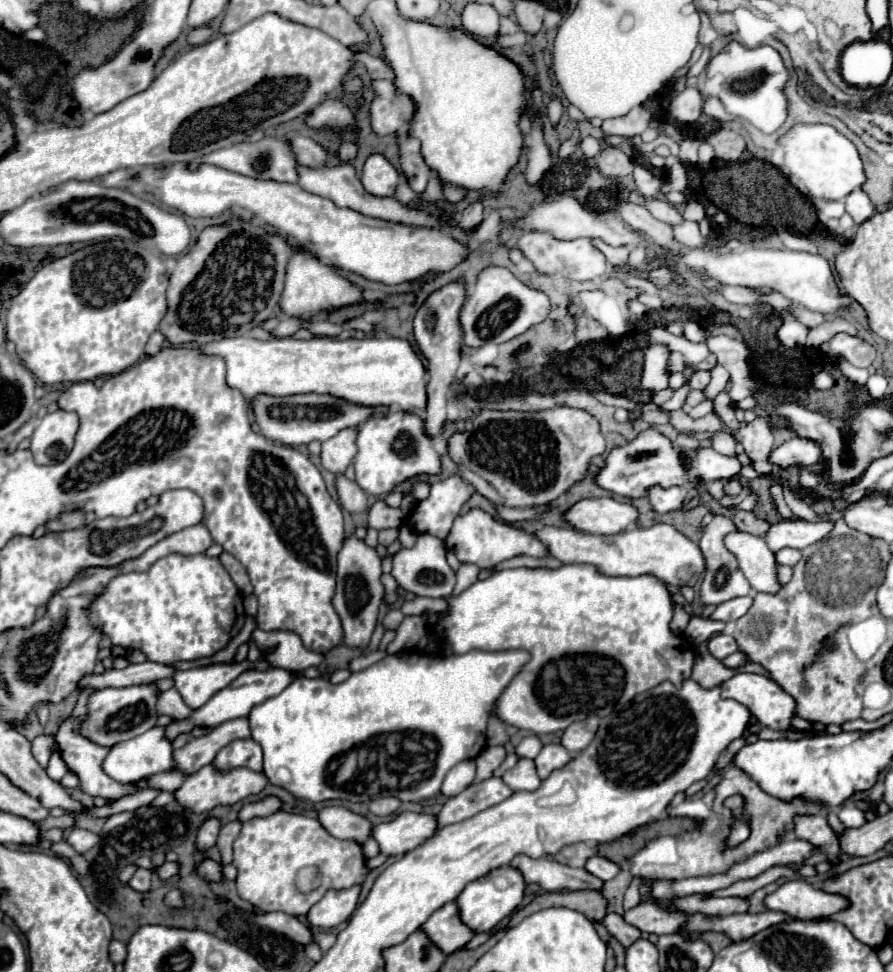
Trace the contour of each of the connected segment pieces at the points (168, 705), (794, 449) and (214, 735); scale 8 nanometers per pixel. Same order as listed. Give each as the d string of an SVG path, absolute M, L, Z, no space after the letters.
M170 688L170 690L164 690L158 694L156 712L158 712L158 716L170 716L170 718L182 720L184 716L188 716L188 712L192 712L192 708L188 708L182 702L182 696L176 692L176 688Z
M792 438L780 448L772 450L770 462L784 466L788 472L796 472L798 466L812 468L816 462L822 460L822 448L818 442L808 438Z
M228 720L216 728L212 728L208 734L190 738L182 748L172 752L174 758L174 770L184 772L186 776L196 774L202 766L210 764L218 750L222 750L226 744L230 744L236 738L250 738L248 732L248 720Z

